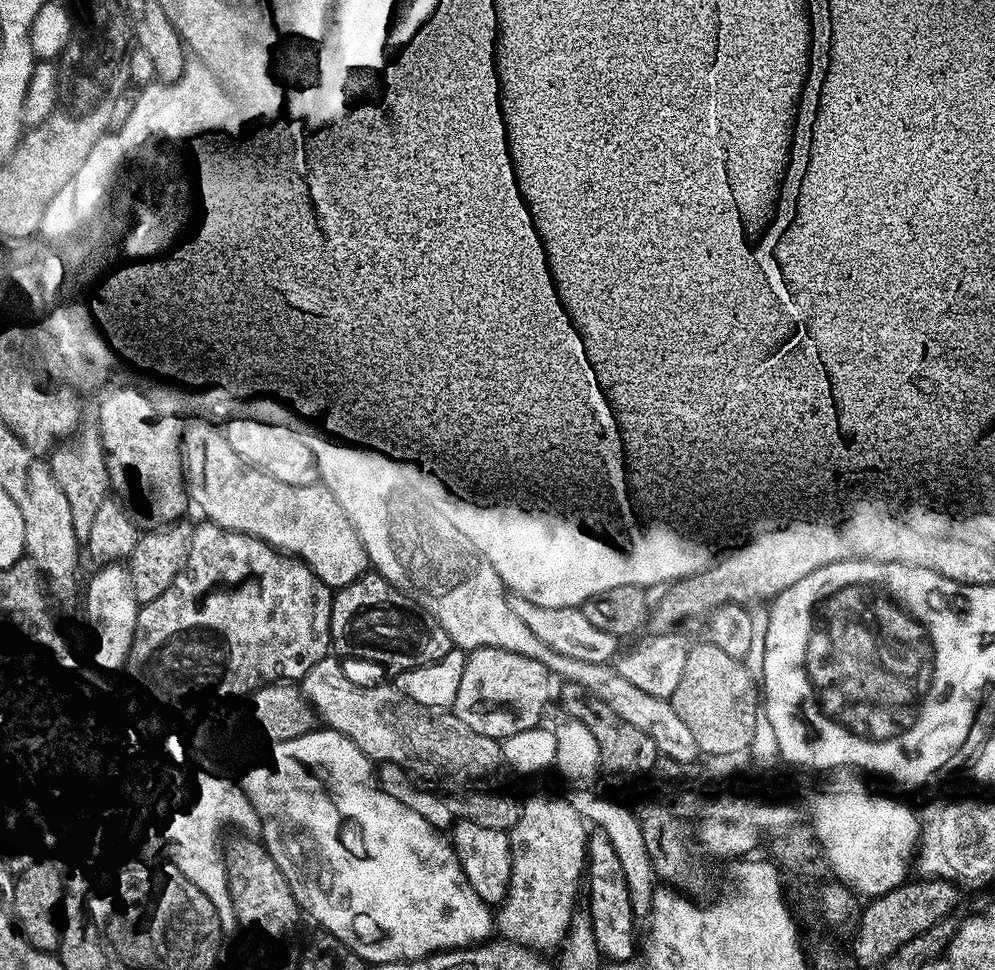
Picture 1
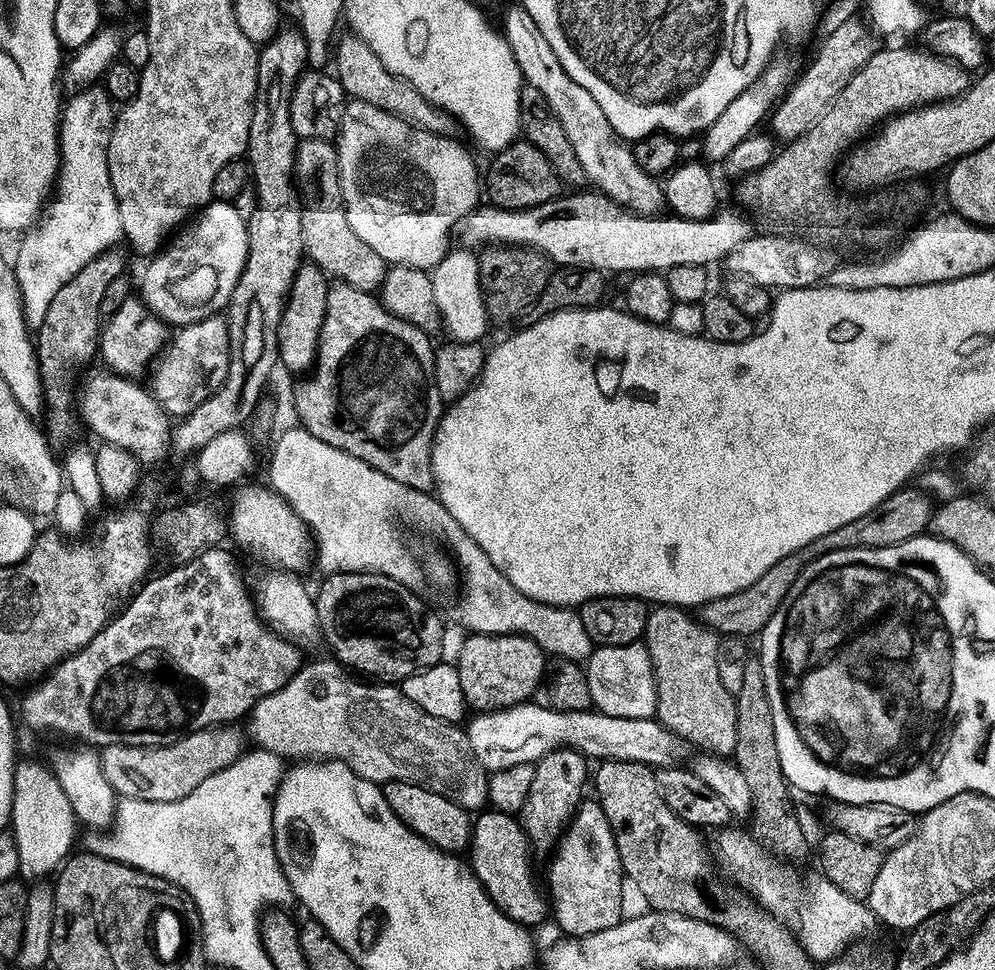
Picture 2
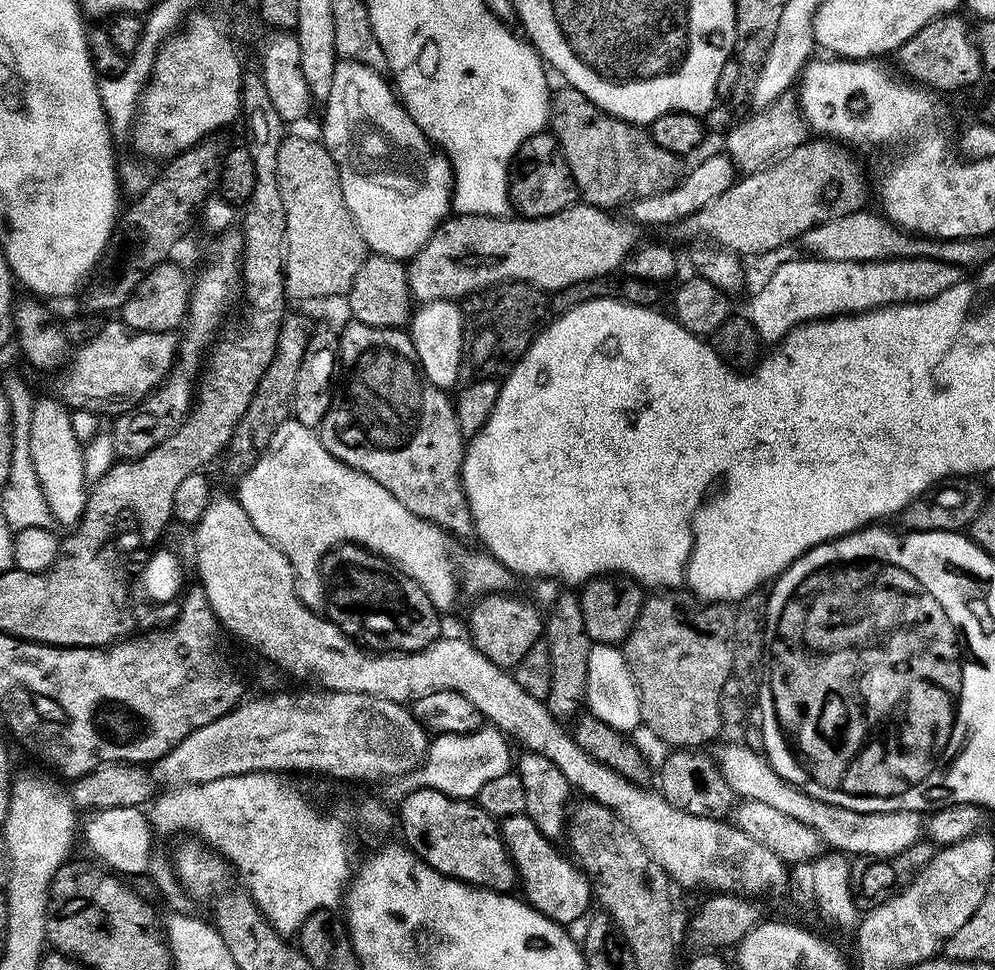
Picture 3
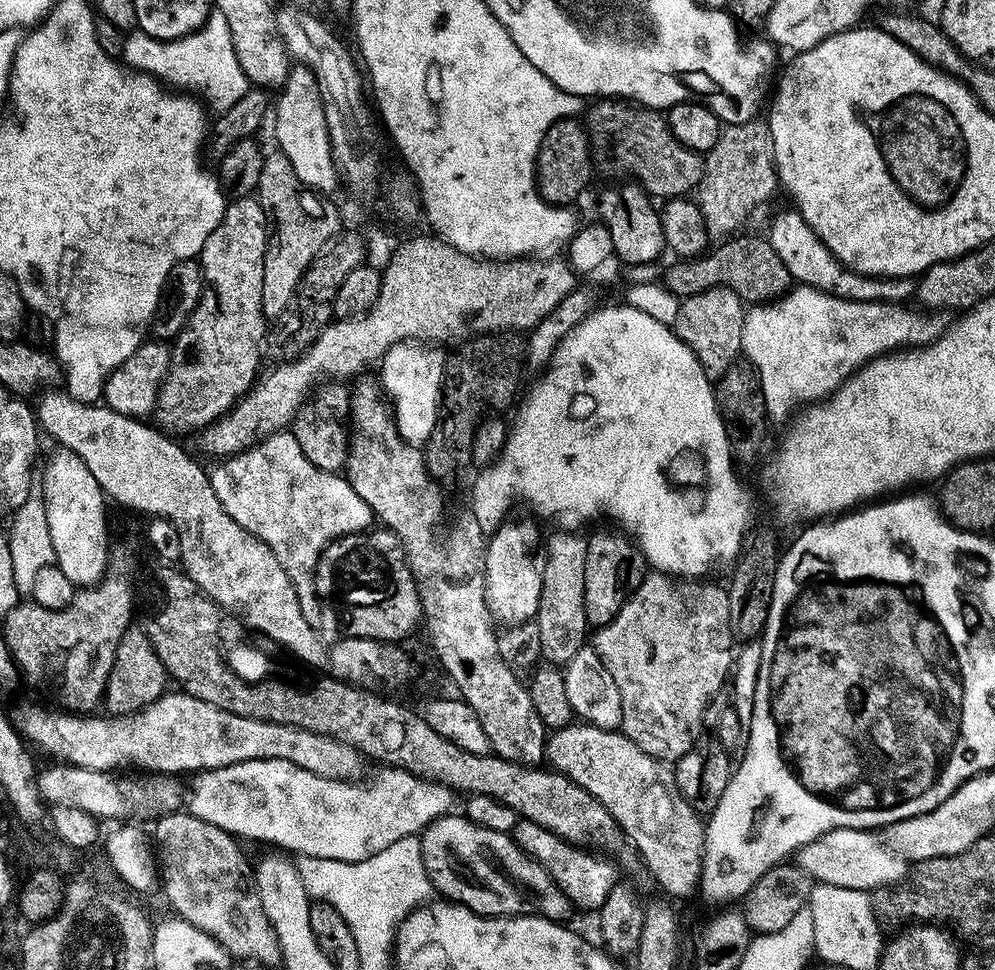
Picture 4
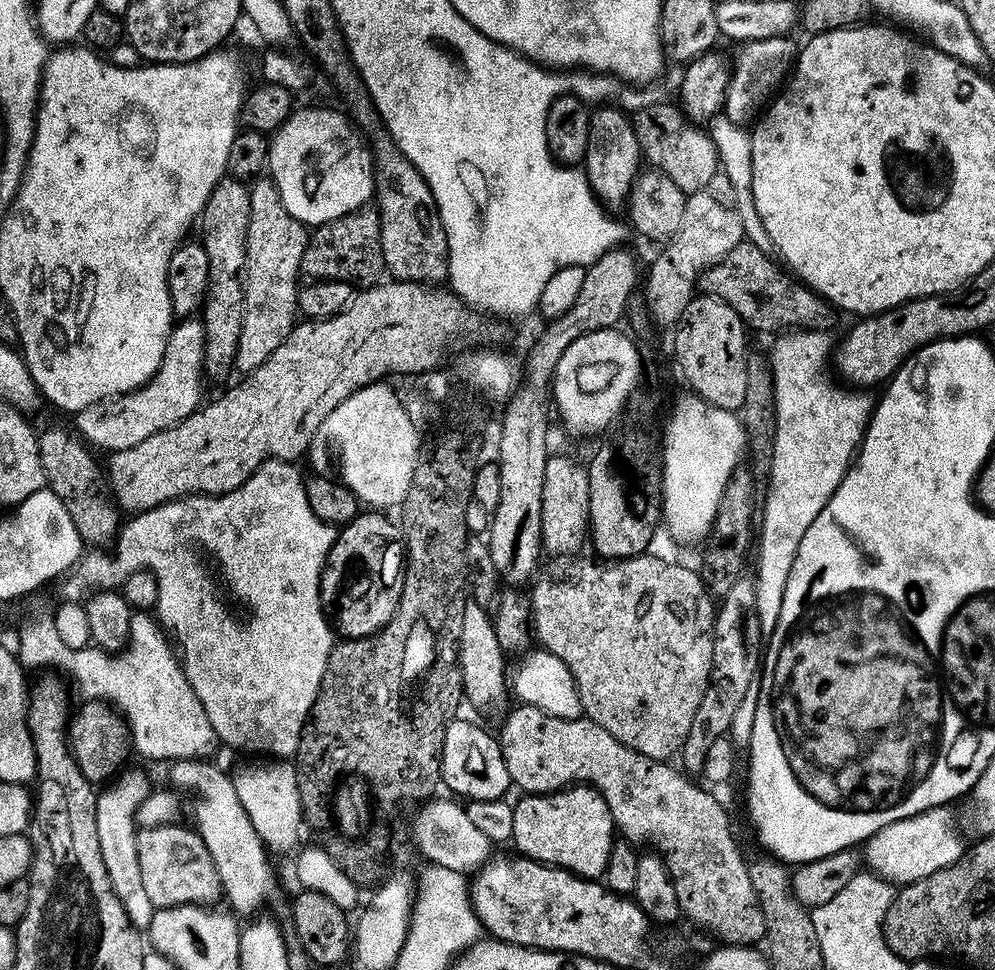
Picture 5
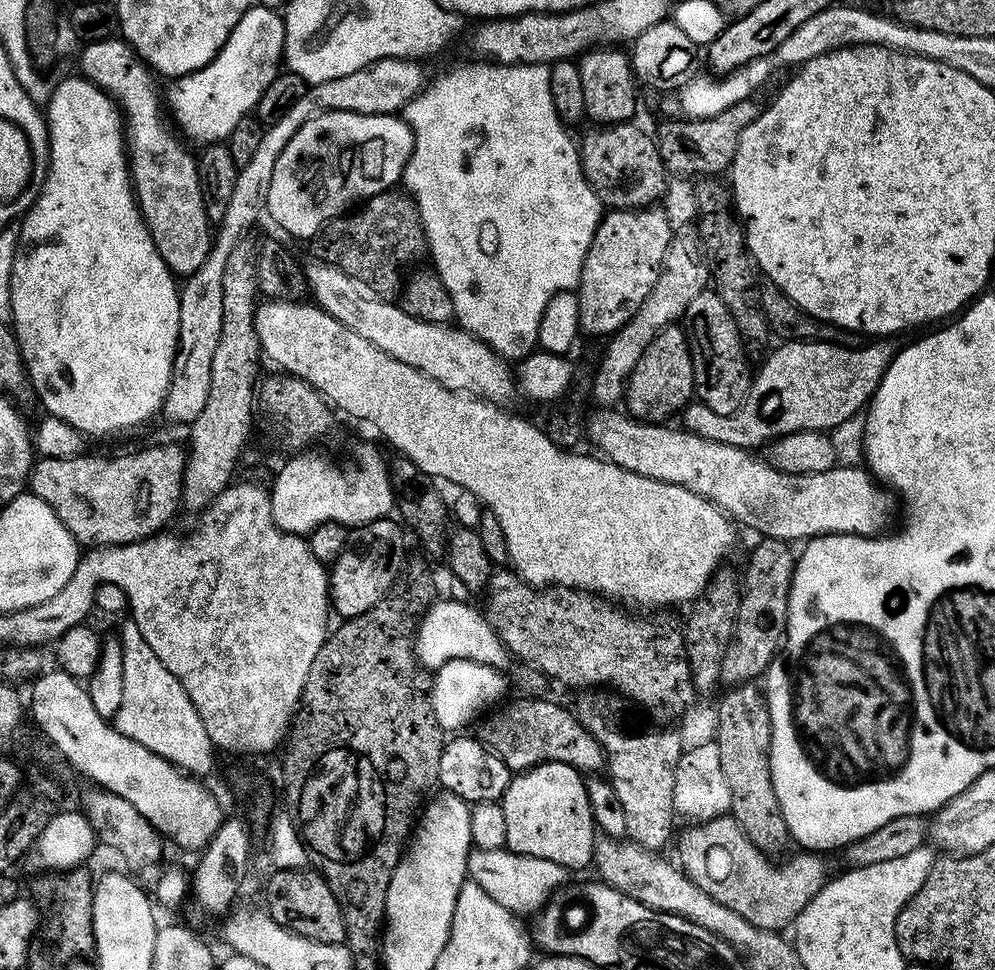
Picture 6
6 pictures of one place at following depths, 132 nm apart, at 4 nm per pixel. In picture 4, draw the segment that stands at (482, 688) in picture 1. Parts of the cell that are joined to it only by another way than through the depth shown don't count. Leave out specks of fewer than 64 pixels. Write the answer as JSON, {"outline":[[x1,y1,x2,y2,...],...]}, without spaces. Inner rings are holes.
{"outline":[[509,518,491,533,486,554,486,606,497,625,519,626,535,621,542,593,544,562,545,545,542,536,540,538,540,528,534,521]]}

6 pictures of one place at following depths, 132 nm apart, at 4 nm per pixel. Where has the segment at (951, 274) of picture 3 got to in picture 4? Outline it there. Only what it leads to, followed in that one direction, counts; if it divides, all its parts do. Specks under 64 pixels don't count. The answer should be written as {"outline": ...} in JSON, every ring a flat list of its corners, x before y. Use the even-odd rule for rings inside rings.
{"outline":[[806,284,790,287,779,299,749,307,742,322,742,354,760,377,768,420,784,420,799,404,808,406,823,401,839,391,864,365,901,346,911,345,908,344,911,340,931,342,937,339,938,331,930,321,915,320,904,308,903,303,844,300]]}

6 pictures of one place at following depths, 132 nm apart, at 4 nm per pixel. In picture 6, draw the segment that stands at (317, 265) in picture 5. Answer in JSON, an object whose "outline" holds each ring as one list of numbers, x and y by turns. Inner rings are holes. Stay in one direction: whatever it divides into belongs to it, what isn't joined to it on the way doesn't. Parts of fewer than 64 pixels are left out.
{"outline":[[389,190,370,196,355,210,328,221,321,228,320,235,315,237,315,244,320,251,317,252,319,259,358,278,381,298,395,297,395,292,397,295,402,284,400,260,408,264,426,248,420,211,411,195,404,190]]}

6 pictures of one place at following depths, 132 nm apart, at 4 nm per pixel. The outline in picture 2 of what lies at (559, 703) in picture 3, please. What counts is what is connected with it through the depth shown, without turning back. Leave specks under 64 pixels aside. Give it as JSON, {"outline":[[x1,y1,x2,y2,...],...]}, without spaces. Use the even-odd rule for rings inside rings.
{"outline":[[558,748,546,753,534,766,534,780,528,795,518,812,518,819,524,826,531,847,537,853,547,853,559,841,563,831,572,819,575,805,581,801,586,780,590,778,587,758,574,748]]}

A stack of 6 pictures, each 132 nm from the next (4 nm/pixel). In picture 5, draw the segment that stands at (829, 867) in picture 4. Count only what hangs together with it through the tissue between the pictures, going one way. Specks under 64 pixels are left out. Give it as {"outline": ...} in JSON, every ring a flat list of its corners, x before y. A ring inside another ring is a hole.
{"outline":[[951,807,931,808,916,816,907,816,886,825,873,834,862,848,862,860,868,864,873,873,882,880,896,886,913,884,916,880,926,878,955,860,960,859,966,851,966,844,960,841,960,832,952,821]]}

